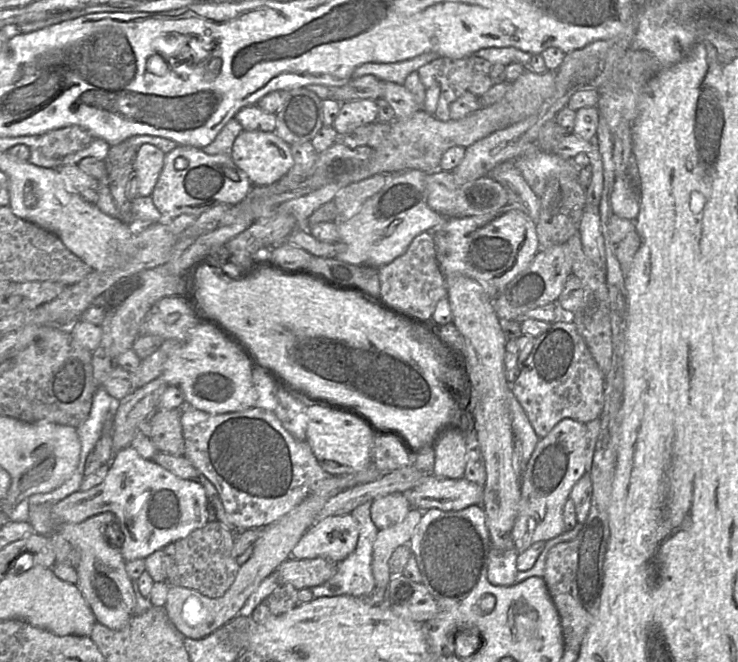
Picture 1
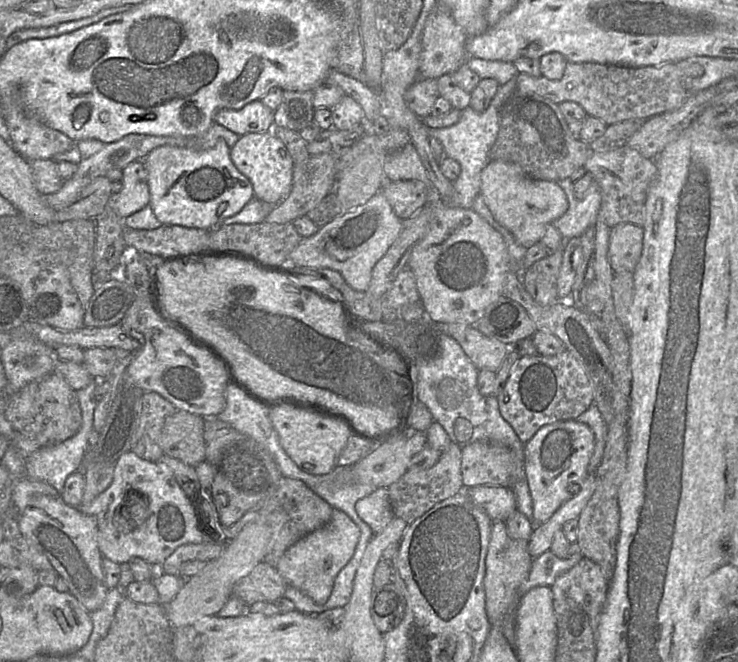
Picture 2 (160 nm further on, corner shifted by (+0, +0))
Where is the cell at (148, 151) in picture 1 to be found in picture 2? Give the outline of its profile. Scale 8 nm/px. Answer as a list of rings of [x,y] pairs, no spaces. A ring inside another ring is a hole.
[[[135,160],[122,170],[122,187],[117,195],[111,195],[110,207],[121,218],[143,209],[150,202],[147,171],[144,160]]]

